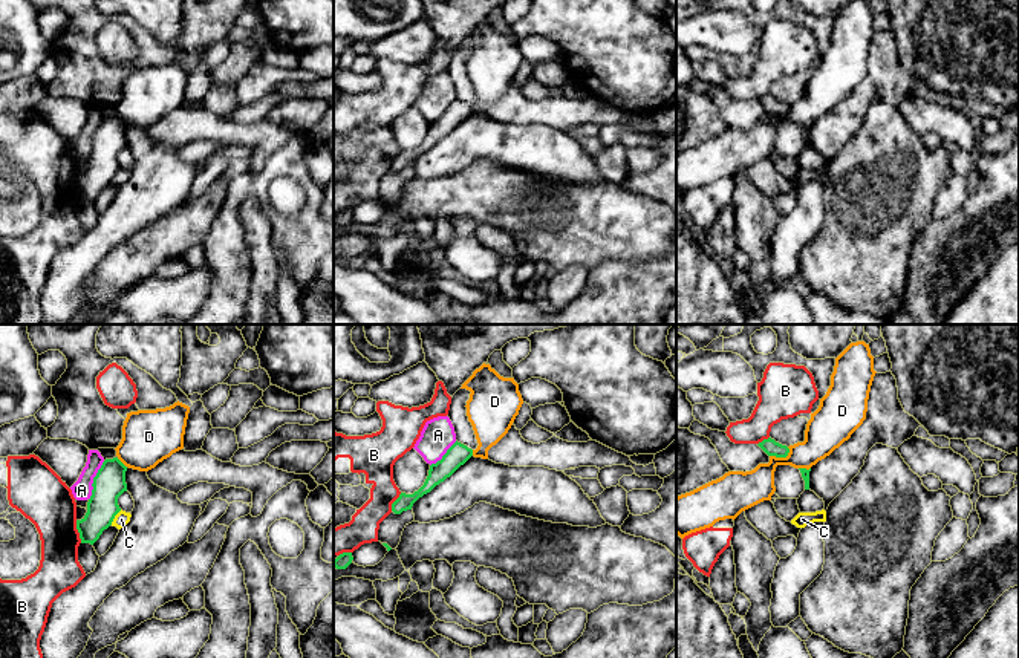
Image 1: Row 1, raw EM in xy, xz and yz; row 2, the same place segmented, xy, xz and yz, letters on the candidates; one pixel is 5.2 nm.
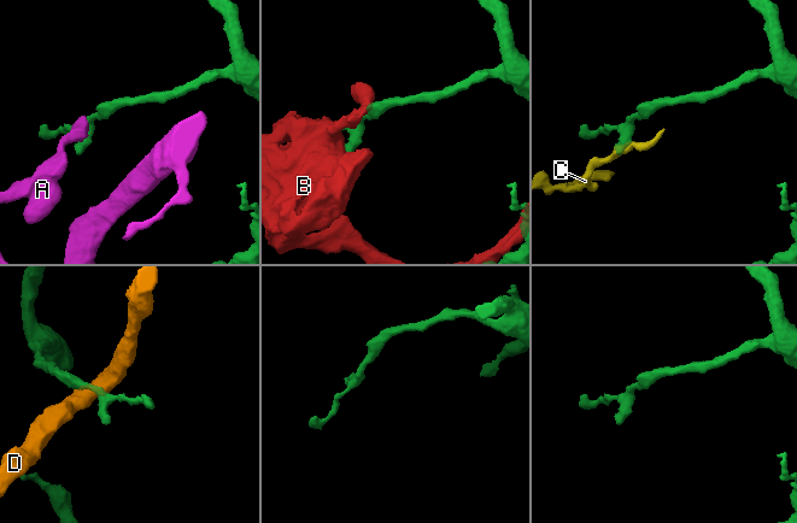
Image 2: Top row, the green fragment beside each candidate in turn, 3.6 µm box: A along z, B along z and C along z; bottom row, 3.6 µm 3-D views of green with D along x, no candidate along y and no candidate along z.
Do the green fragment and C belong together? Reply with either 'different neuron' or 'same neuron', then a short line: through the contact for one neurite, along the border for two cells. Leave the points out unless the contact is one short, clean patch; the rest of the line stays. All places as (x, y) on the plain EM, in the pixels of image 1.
different neuron; line xy (121, 167), (110, 181)

